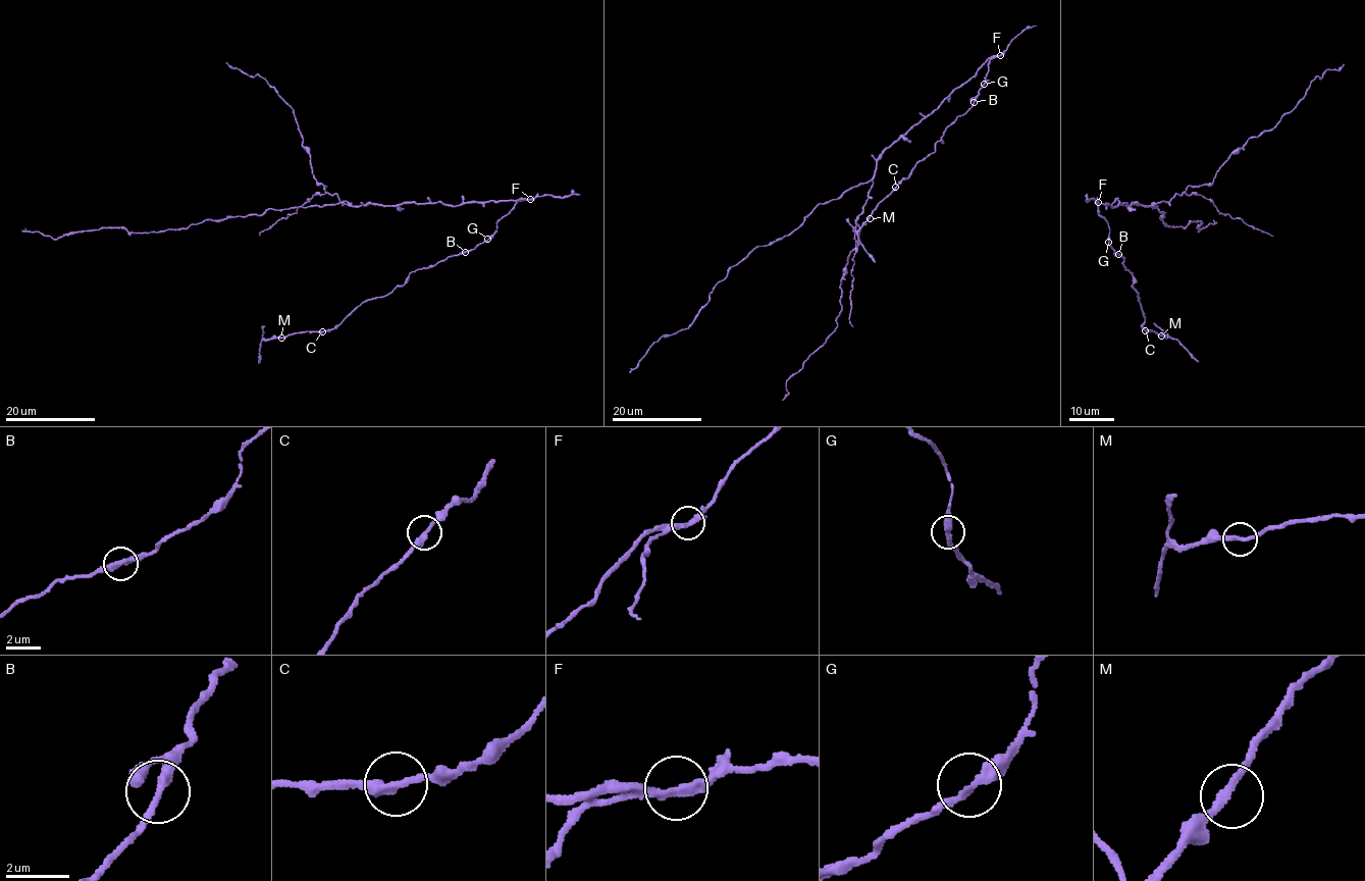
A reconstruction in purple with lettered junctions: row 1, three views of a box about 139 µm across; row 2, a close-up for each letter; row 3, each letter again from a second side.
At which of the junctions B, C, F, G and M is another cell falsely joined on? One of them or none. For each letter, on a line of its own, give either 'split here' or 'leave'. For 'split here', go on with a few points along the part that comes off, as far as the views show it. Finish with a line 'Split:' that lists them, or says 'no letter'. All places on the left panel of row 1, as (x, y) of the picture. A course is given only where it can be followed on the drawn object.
B: leave
C: leave
F: split here; course (530, 199), (295, 206), (156, 232), (99, 228), (57, 239), (21, 231)
G: leave
M: leave
Split: F

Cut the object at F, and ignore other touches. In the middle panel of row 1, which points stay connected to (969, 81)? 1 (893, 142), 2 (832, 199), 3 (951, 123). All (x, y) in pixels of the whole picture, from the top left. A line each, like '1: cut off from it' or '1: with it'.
1: with it
2: with it
3: cut off from it

